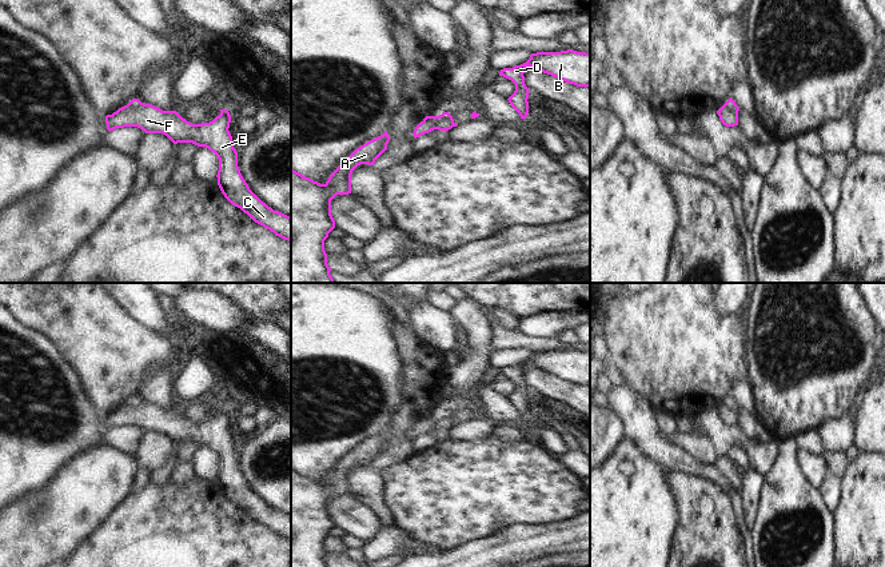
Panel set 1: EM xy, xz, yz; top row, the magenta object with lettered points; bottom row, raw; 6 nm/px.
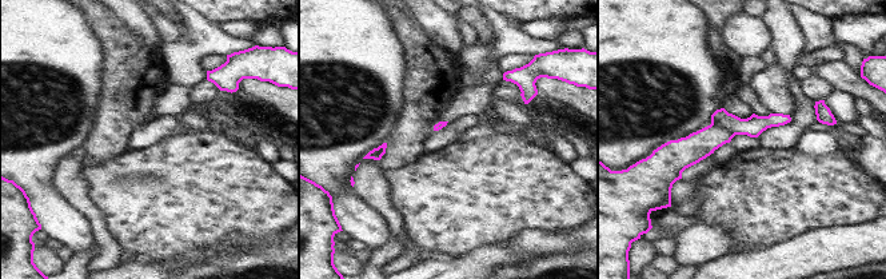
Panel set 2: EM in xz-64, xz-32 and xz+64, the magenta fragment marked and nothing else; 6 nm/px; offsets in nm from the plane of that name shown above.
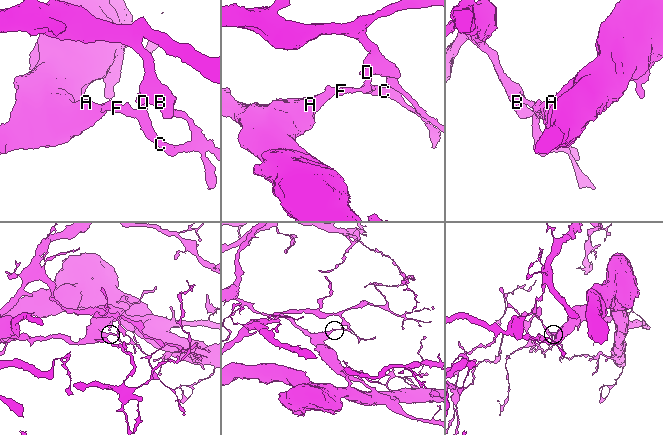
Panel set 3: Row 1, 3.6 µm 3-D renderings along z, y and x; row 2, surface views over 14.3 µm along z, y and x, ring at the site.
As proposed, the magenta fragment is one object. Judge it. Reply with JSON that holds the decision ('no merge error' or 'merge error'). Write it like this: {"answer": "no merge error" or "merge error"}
{"answer": "merge error"}

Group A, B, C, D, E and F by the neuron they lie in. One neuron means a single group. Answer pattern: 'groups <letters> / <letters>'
groups A / B C D E F

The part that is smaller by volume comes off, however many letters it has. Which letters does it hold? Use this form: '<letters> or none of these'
A

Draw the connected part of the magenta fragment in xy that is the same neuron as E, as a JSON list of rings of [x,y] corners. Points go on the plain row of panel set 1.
[[[152,403],[139,406],[124,404],[105,415],[108,430],[137,426],[145,432],[163,432],[174,443],[192,442],[206,446],[219,458],[218,484],[224,496],[247,512],[255,522],[291,542],[291,515],[274,510],[248,486],[238,466],[238,451],[228,430],[231,414],[220,408],[220,414],[210,422],[192,423],[176,410],[162,410]]]

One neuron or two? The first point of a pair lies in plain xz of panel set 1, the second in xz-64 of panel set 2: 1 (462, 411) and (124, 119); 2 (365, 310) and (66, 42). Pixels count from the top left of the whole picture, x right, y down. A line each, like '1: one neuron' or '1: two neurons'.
1: two neurons
2: one neuron

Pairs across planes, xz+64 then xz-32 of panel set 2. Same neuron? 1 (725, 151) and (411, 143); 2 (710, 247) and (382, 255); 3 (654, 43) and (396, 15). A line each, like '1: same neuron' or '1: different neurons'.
1: different neurons
2: same neuron
3: different neurons

